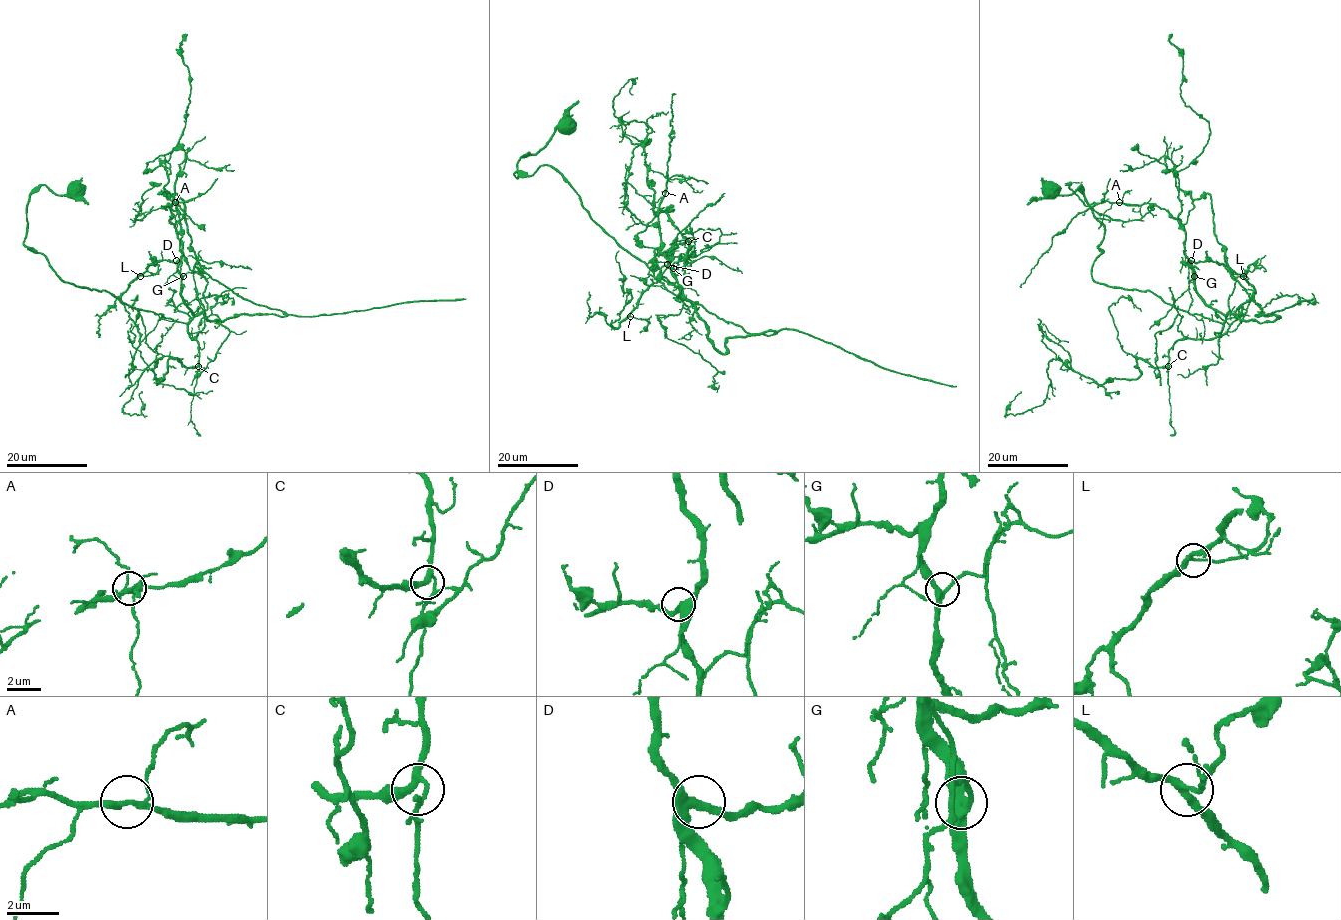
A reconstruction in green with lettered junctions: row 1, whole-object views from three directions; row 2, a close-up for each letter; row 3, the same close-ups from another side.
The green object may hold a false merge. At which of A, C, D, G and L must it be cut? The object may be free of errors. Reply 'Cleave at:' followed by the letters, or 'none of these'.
Cleave at: none of these

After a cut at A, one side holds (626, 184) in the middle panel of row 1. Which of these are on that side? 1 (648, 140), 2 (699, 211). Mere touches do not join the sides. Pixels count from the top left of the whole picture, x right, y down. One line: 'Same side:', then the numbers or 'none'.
Same side: 1, 2

